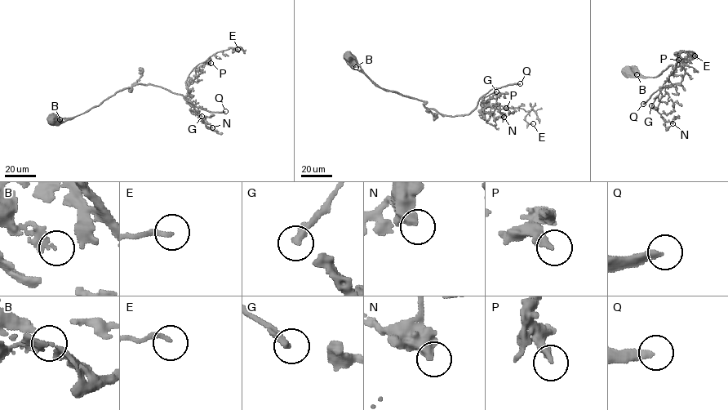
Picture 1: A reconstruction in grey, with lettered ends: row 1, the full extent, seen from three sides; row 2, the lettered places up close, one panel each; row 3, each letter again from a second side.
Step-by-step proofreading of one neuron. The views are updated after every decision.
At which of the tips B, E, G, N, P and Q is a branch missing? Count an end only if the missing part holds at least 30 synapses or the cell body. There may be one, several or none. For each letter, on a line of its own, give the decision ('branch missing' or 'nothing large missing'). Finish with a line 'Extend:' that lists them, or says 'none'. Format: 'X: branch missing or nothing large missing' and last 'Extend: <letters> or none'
B: nothing large missing
E: branch missing
G: branch missing
N: nothing large missing
P: nothing large missing
Q: branch missing
Extend: E, G, Q

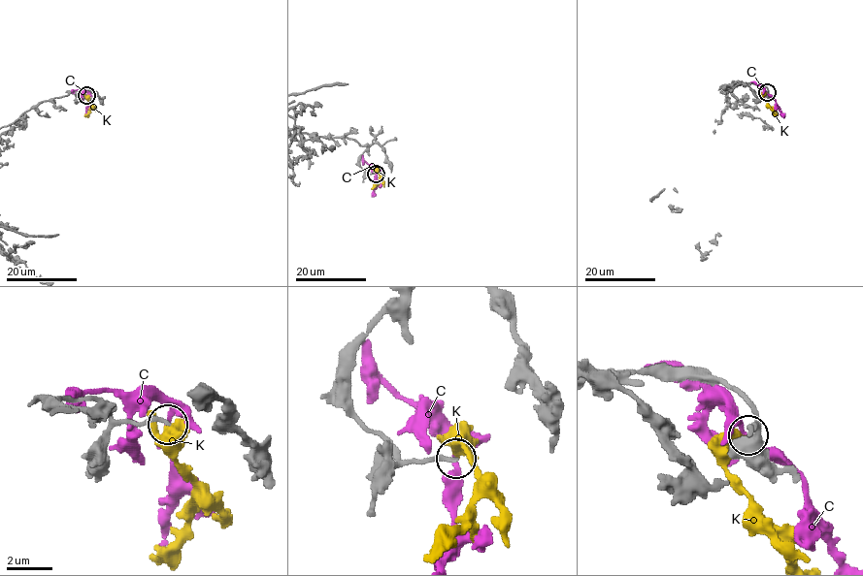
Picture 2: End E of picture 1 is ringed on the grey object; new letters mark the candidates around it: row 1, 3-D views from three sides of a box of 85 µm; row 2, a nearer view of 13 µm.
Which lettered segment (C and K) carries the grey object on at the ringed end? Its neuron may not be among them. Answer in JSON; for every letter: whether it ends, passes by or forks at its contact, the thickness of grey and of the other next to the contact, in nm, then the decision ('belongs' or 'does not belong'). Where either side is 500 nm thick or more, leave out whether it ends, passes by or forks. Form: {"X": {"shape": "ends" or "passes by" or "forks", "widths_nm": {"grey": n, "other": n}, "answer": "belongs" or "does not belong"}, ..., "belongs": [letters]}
{"C": {"shape": "passes by", "widths_nm": {"grey": 200, "other": 200}, "answer": "does not belong"}, "K": {"shape": "passes by", "widths_nm": {"grey": 190, "other": 440}, "answer": "belongs"}, "belongs": ["K"]}

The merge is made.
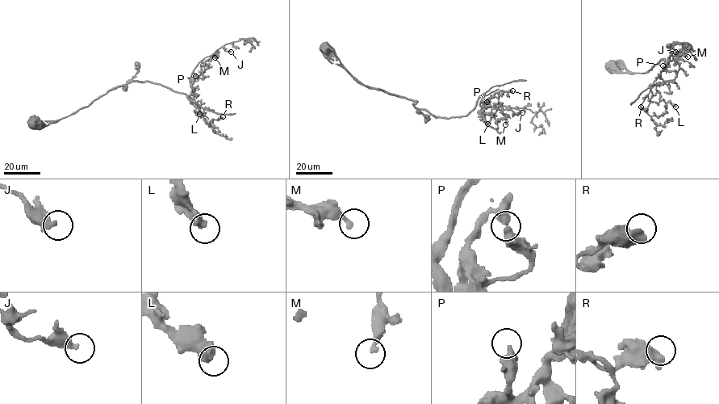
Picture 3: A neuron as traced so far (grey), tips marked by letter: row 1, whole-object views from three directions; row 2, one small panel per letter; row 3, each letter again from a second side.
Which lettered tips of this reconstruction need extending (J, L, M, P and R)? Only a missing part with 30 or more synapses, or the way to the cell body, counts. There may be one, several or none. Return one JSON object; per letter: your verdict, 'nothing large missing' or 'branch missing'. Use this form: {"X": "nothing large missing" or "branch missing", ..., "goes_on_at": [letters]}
{"J": "nothing large missing", "L": "nothing large missing", "M": "nothing large missing", "P": "nothing large missing", "R": "nothing large missing", "goes_on_at": []}

